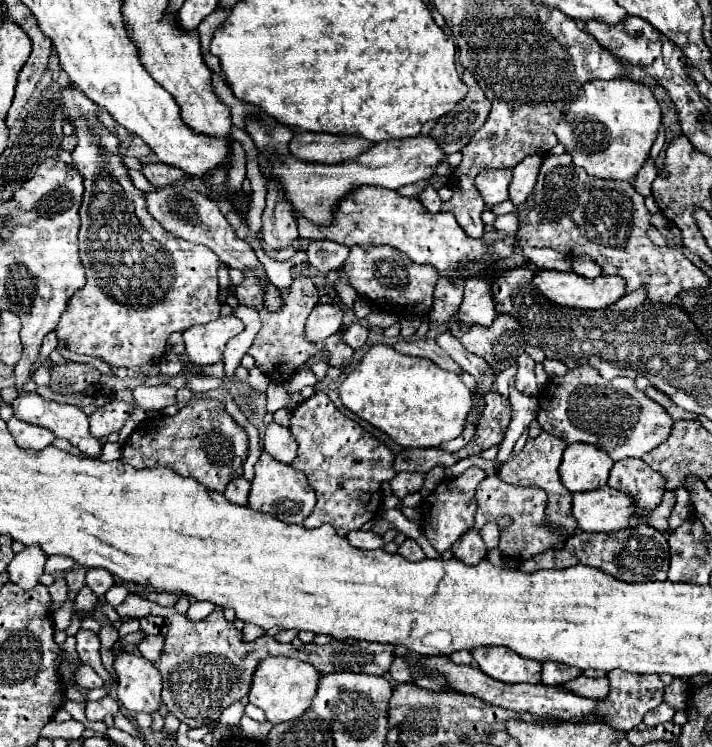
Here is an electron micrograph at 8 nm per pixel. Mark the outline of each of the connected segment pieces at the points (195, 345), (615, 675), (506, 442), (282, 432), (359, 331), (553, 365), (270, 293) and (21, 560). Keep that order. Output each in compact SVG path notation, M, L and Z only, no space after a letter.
M235 315L219 317L205 325L193 325L183 333L185 351L195 365L209 365L223 357L227 341L243 331L243 323Z
M611 671L607 675L609 679L609 693L605 699L597 701L597 713L599 721L605 725L611 725L619 731L631 731L643 721L643 715L651 709L655 709L663 701L665 685L659 679L659 675L635 675L635 673L623 673L623 671Z
M511 389L509 401L511 401L511 407L513 407L513 419L511 419L511 423L507 427L505 439L499 445L497 461L500 465L507 461L515 441L523 435L523 431L527 431L529 423L535 419L535 413L537 413L537 399L521 395L521 393L517 393L517 389Z
M269 423L263 439L265 451L279 459L281 463L292 463L297 454L298 444L295 441L289 427L279 423Z
M347 325L347 327L343 329L341 337L343 337L343 341L345 341L349 347L359 349L359 347L365 343L367 333L369 333L369 329L363 327L363 325Z
M545 359L543 361L543 367L547 371L549 377L555 377L555 375L563 375L567 371L567 365L561 365L559 359Z
M269 281L265 283L265 305L267 305L267 309L271 309L271 313L275 313L275 311L279 311L283 307L281 291Z
M39 545L25 547L9 563L9 567L7 567L9 579L23 589L31 589L37 585L39 577L43 575L45 561L47 561L47 555L43 553L43 549L39 549Z

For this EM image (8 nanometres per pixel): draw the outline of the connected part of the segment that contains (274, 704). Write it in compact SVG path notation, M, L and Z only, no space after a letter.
M283 655L267 657L259 663L259 667L255 671L253 685L249 691L249 703L261 707L265 711L269 723L273 723L273 725L285 723L285 721L291 721L291 719L303 715L309 709L311 699L317 691L317 681L319 681L319 671L301 659L283 657Z

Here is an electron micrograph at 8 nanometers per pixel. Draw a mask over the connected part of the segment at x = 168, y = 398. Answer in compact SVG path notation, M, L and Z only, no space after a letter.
M157 385L157 387L135 387L133 397L135 403L149 411L161 411L169 405L175 405L175 393L177 389L171 385Z

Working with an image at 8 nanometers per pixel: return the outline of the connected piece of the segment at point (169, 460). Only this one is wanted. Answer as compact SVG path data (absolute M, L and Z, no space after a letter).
M193 399L173 417L147 417L139 423L123 445L121 463L129 463L135 469L163 465L173 469L177 475L197 479L207 489L223 491L231 479L243 475L245 457L247 433L225 411L225 405L217 399Z

